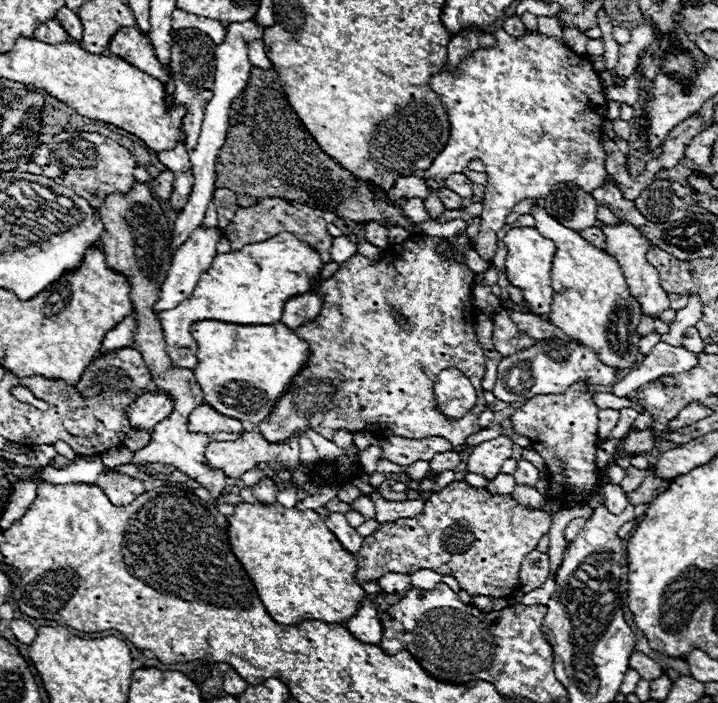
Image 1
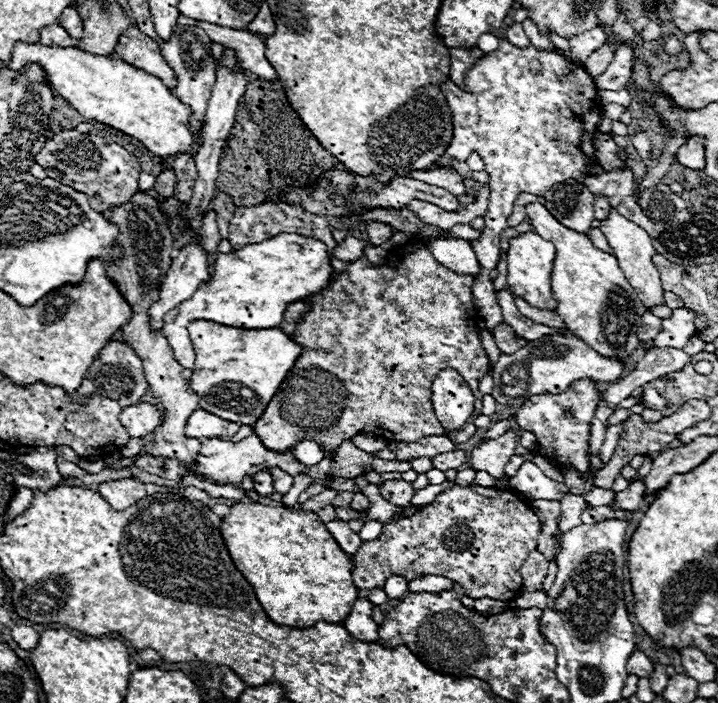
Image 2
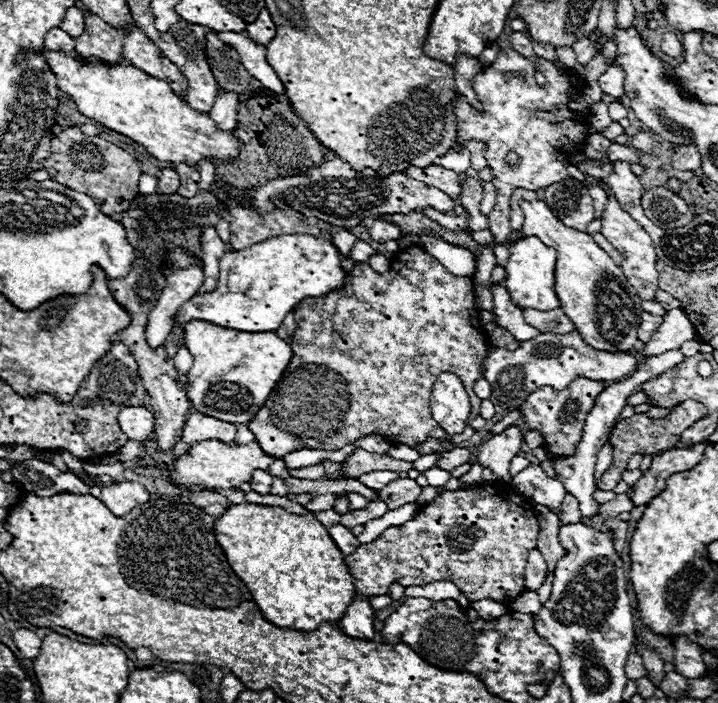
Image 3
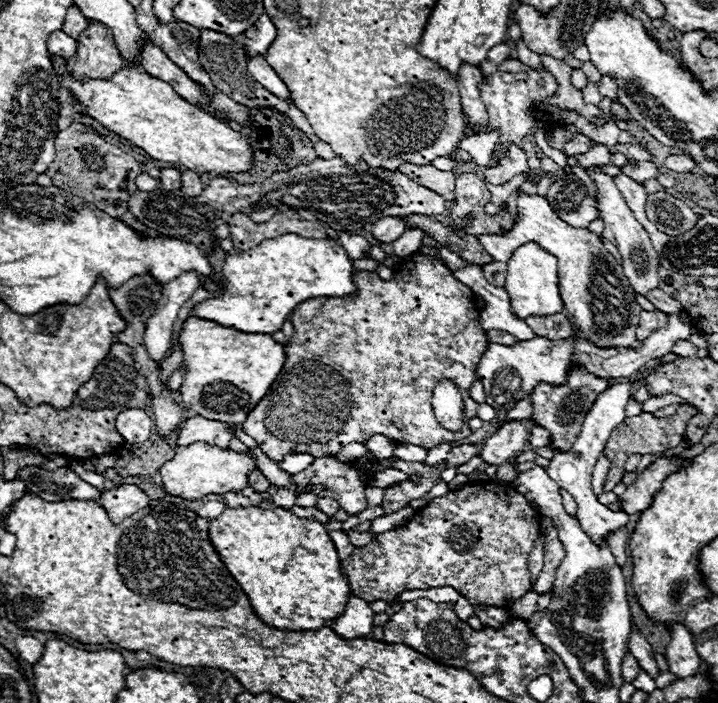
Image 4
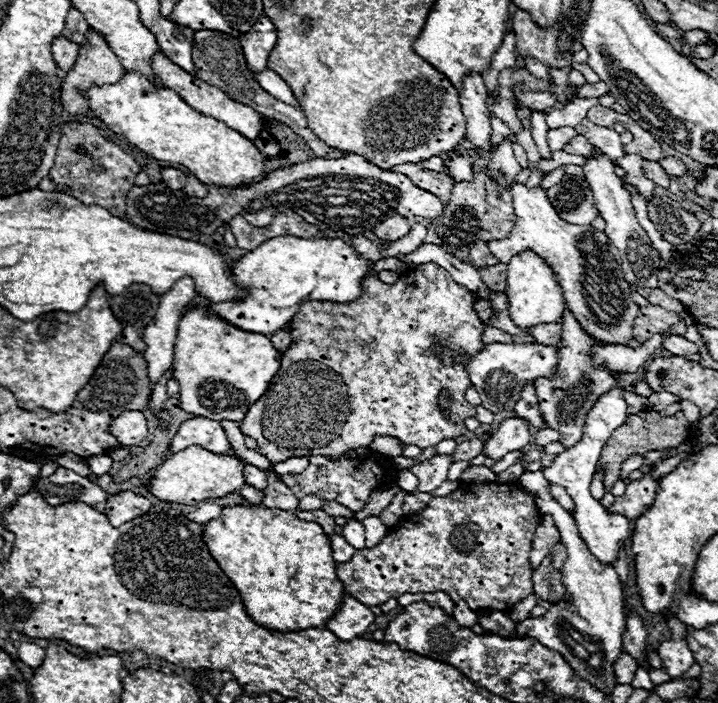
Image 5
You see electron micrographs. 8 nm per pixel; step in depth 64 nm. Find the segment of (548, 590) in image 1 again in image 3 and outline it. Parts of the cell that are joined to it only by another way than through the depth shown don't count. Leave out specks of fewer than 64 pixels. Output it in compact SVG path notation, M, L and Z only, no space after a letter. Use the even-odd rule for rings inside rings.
M528 590L524 592L524 596L516 598L510 604L510 610L514 610L514 612L528 612L528 614L536 614L536 612L540 612L540 608L544 608L542 602L540 602L540 596L536 592L528 592Z

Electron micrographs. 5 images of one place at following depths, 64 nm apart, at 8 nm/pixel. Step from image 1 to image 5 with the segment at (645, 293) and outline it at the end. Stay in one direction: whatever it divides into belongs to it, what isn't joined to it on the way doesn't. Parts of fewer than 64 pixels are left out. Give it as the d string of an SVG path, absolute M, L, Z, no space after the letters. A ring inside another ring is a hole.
M608 156L602 158L592 158L582 166L586 180L596 196L596 206L600 216L606 220L606 230L604 234L608 236L608 240L620 250L622 256L622 272L624 278L634 286L634 288L656 288L658 286L658 268L660 268L660 256L658 252L652 248L650 238L646 236L646 232L642 230L642 226L636 220L636 214L632 210L630 204L630 196L628 192L622 188L622 180L614 174L614 164L608 160Z

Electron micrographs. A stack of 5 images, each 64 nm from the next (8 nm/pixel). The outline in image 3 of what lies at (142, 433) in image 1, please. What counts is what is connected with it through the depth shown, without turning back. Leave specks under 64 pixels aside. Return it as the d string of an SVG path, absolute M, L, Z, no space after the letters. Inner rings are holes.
M128 440L128 442L116 452L116 458L122 460L122 462L128 462L128 460L134 460L138 454L140 454L140 442Z

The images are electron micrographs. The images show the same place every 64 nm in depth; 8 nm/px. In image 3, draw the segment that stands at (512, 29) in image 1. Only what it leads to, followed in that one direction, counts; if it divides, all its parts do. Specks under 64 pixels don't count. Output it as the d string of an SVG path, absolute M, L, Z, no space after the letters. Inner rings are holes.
M512 32L512 34L510 34L510 44L512 44L512 48L514 48L516 52L520 52L520 54L526 56L526 58L530 58L530 56L534 54L532 42L526 38L524 32Z

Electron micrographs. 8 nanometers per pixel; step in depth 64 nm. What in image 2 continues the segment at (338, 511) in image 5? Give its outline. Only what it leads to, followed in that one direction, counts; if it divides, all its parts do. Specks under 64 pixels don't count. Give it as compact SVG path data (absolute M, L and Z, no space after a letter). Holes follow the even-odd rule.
M324 490L324 492L320 492L320 494L316 494L316 496L312 496L312 498L308 498L304 504L298 504L298 508L302 508L302 510L310 510L310 512L318 512L318 510L322 510L322 508L326 508L326 506L330 506L332 504L332 500L336 498L336 494L338 492L334 492L334 490Z

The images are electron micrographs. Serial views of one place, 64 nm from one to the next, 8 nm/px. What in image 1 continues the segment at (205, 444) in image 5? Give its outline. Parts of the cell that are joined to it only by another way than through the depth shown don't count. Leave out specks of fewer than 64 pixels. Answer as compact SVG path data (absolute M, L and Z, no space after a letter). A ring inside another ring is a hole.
M200 404L190 414L188 428L192 432L204 432L204 434L214 434L214 432L240 434L240 432L244 432L244 424L240 420L232 420L220 412L214 412L212 406L208 406L208 404Z

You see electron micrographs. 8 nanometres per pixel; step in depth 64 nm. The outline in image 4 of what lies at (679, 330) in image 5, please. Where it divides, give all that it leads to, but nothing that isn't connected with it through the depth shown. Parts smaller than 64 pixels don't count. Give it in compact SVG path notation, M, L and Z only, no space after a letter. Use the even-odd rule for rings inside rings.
M642 310L642 312L640 312L640 324L638 324L638 328L636 328L636 338L638 338L640 342L646 340L656 328L664 328L666 320L668 320L668 316L666 316L664 312L660 312L660 310L656 310L656 312L646 312L646 310Z

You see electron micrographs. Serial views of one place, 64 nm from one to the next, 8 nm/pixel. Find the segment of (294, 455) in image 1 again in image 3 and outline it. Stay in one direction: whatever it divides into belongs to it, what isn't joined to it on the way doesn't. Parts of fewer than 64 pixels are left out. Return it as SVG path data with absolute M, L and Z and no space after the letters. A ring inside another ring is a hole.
M204 440L194 444L188 454L180 454L176 460L176 484L186 486L200 486L206 490L228 490L228 488L240 488L242 482L250 482L254 470L268 470L268 466L276 458L268 456L260 444L248 442L248 444L224 444L220 440ZM322 463L308 466L308 468L286 468L290 476L294 478L302 478L302 480L326 480L326 472Z

